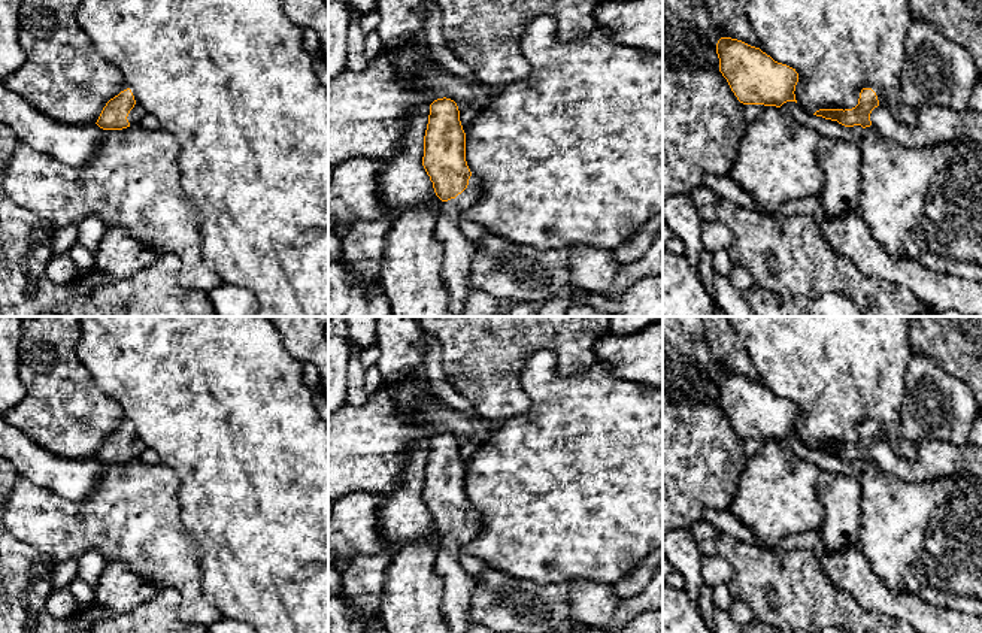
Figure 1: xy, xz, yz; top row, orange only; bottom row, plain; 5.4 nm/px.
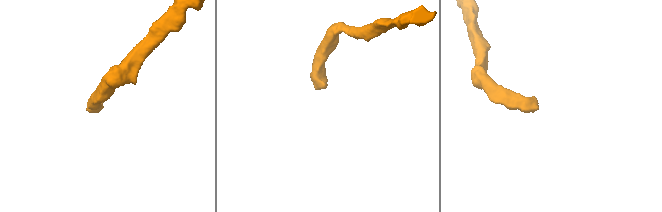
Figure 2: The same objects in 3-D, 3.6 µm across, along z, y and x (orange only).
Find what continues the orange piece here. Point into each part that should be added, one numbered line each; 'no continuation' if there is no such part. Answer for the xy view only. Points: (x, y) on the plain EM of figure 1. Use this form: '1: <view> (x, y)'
1: xy (136, 448)

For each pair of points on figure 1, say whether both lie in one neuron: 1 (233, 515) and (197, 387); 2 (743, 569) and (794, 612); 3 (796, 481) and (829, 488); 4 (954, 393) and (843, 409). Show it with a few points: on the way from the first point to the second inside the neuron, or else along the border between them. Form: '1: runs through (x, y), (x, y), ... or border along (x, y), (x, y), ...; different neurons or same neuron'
1: runs through (233, 484), (233, 433), (221, 418); same neuron
2: runs through (758, 575), (764, 581), (770, 581), (787, 597); same neuron
3: border along (820, 471), (817, 497), (823, 506), (823, 520); different neurons
4: border along (909, 366), (902, 400), (902, 436); different neurons

